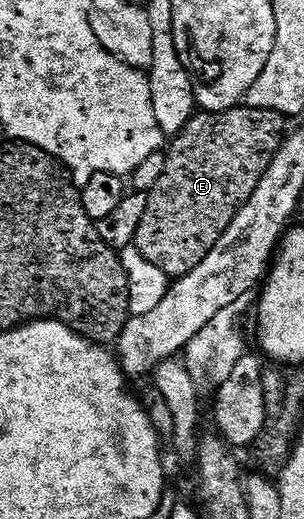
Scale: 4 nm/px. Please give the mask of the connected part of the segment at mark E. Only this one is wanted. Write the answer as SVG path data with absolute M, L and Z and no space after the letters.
M241 105L231 107L229 111L197 113L192 116L180 134L171 140L167 148L168 160L160 171L152 191L147 192L146 214L142 217L142 225L138 225L135 246L142 257L156 265L162 273L169 277L179 277L190 273L218 245L222 233L234 221L234 217L244 206L245 201L258 189L266 169L274 161L280 146L286 138L284 131L285 116L276 111L267 111Z

